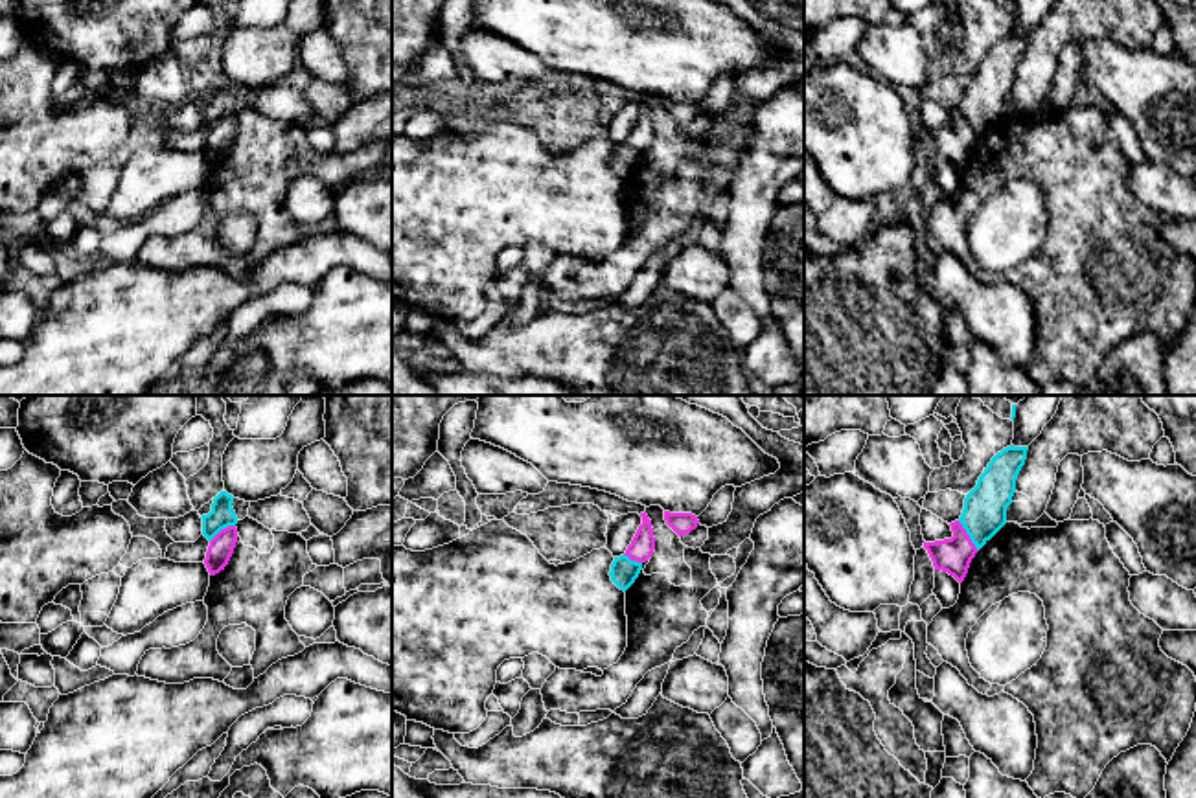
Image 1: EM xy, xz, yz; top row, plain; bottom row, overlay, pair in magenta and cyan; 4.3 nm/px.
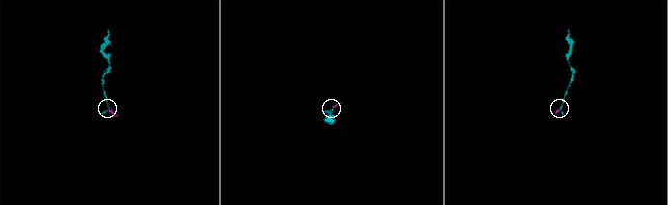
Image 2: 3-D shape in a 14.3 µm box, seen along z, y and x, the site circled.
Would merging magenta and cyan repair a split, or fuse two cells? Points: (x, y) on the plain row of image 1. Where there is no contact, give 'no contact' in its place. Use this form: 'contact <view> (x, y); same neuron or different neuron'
contact yz (968, 124); different neuron

